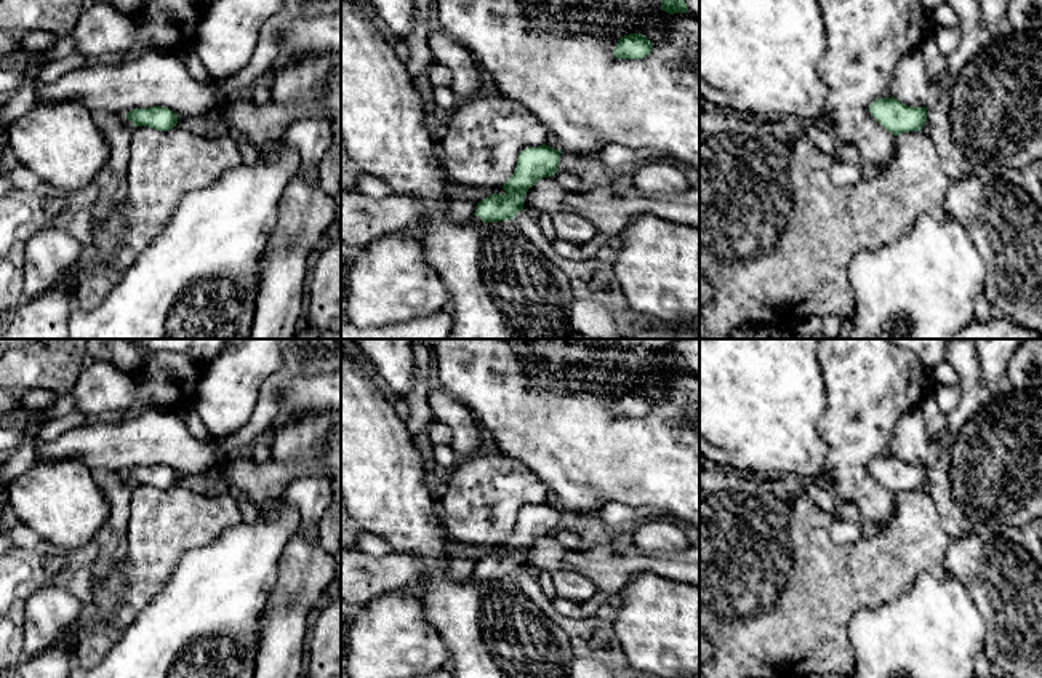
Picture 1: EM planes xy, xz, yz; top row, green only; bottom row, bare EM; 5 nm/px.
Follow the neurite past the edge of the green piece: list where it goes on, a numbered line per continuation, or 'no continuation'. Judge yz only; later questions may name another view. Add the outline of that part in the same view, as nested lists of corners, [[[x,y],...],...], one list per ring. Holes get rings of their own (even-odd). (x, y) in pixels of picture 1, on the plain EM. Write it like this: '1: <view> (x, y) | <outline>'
no continuation

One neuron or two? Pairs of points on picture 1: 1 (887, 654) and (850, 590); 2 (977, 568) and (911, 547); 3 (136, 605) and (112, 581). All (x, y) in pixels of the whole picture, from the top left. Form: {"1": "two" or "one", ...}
{"1": "two", "2": "two", "3": "two"}

